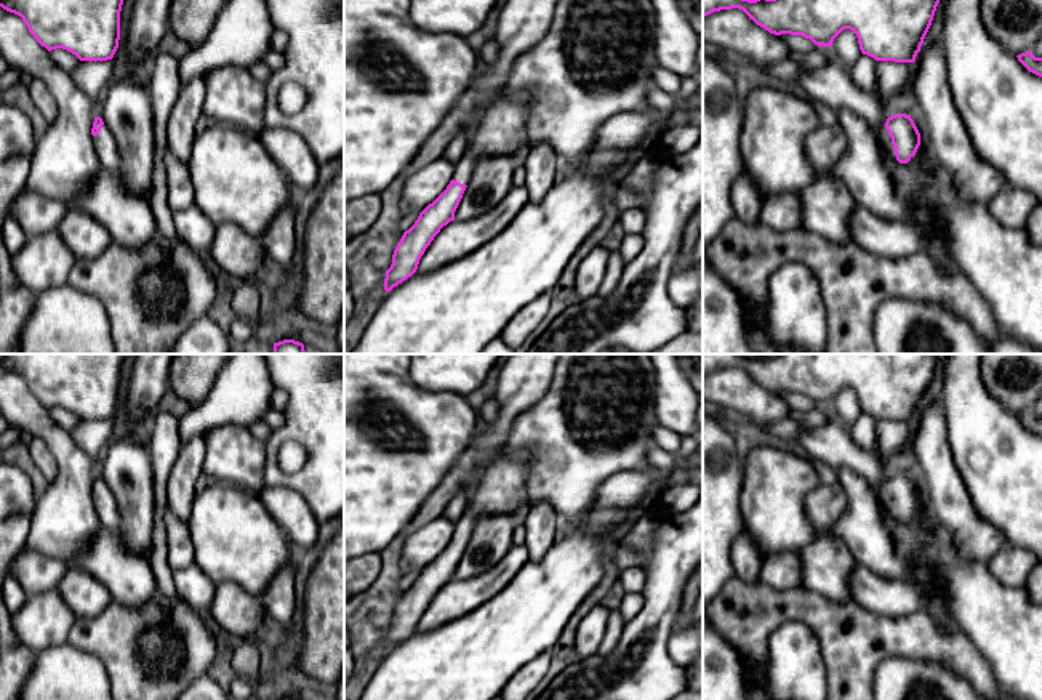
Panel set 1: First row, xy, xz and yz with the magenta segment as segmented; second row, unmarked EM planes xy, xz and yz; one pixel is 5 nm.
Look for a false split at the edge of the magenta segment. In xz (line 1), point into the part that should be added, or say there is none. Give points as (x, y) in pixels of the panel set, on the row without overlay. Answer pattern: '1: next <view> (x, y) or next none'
1: next xz (501, 489)

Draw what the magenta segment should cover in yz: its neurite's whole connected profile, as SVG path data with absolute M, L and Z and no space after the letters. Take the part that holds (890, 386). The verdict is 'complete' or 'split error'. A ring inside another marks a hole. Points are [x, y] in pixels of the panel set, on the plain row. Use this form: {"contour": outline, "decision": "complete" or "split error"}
{"contour": "M703 354L703 376L714 370L739 367L770 392L802 394L818 405L831 405L844 388L850 388L856 392L863 413L876 420L914 421L940 359L941 354L776 354L775 357L760 354L755 359L743 357L741 354Z", "decision": "complete"}

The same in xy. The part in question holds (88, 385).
{"contour": "M0 354L0 365L22 376L48 410L62 407L80 420L112 418L126 354Z", "decision": "complete"}

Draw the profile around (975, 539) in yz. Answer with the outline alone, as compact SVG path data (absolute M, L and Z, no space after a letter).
M928 402L917 412L912 421L911 450L917 460L917 473L925 481L925 487L933 505L935 517L952 538L964 559L989 561L1007 545L1004 535L975 511L960 473L952 460L948 444L946 415L938 402Z

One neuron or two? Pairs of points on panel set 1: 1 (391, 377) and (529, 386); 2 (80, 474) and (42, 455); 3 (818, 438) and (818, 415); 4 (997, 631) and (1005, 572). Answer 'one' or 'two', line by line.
1: two
2: two
3: two
4: two

